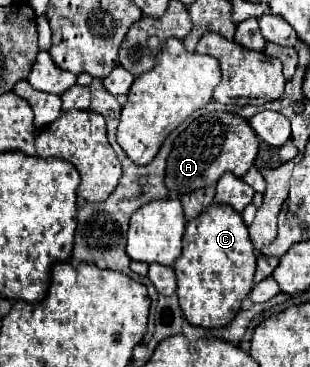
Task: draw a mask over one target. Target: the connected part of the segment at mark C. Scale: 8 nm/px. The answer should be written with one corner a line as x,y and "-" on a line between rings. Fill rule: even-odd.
212,203
204,213
200,213
200,217
188,221
184,251
174,263
180,307
186,321
204,329
226,327
240,311
242,299
254,287
252,277
256,259
248,227
232,207

